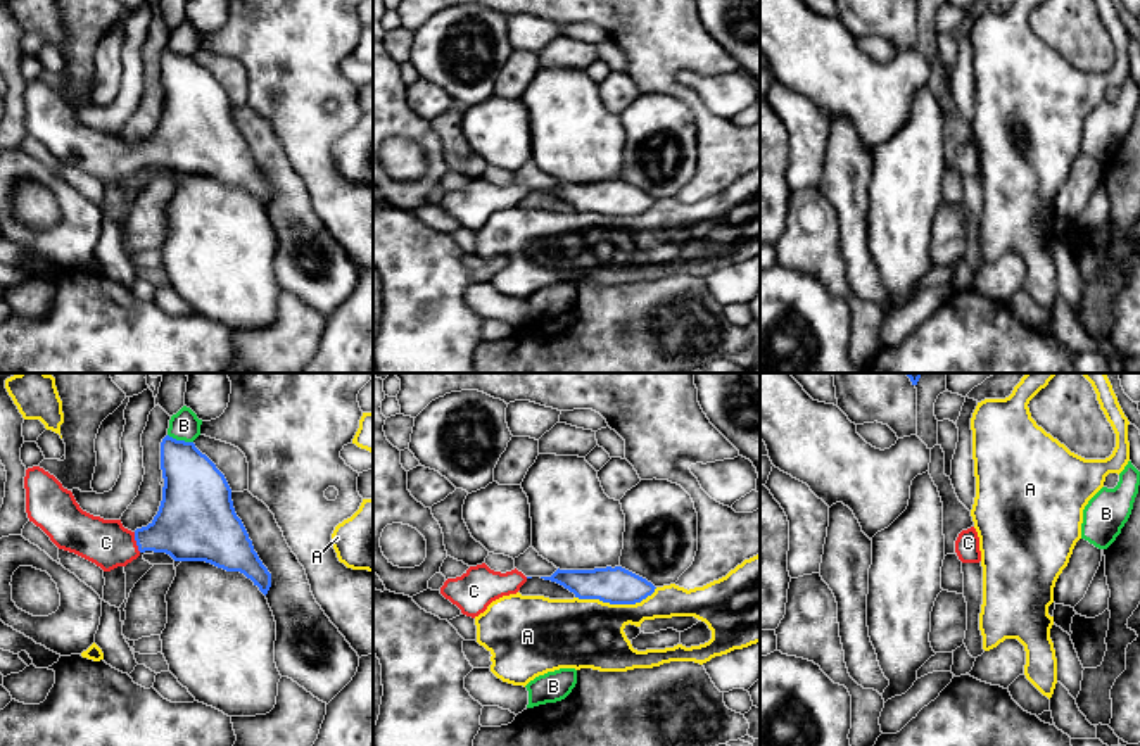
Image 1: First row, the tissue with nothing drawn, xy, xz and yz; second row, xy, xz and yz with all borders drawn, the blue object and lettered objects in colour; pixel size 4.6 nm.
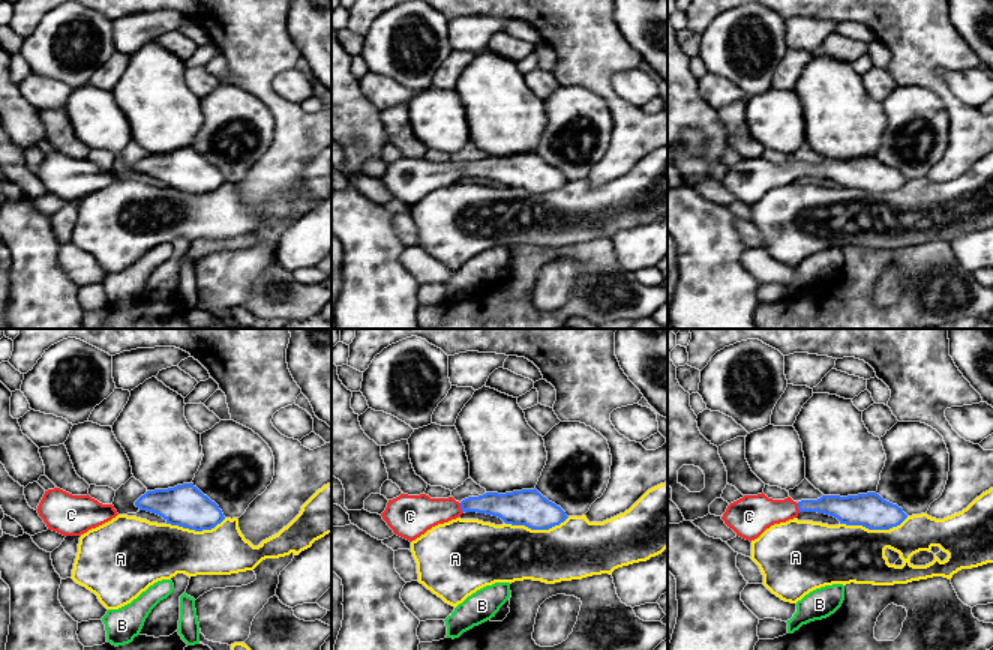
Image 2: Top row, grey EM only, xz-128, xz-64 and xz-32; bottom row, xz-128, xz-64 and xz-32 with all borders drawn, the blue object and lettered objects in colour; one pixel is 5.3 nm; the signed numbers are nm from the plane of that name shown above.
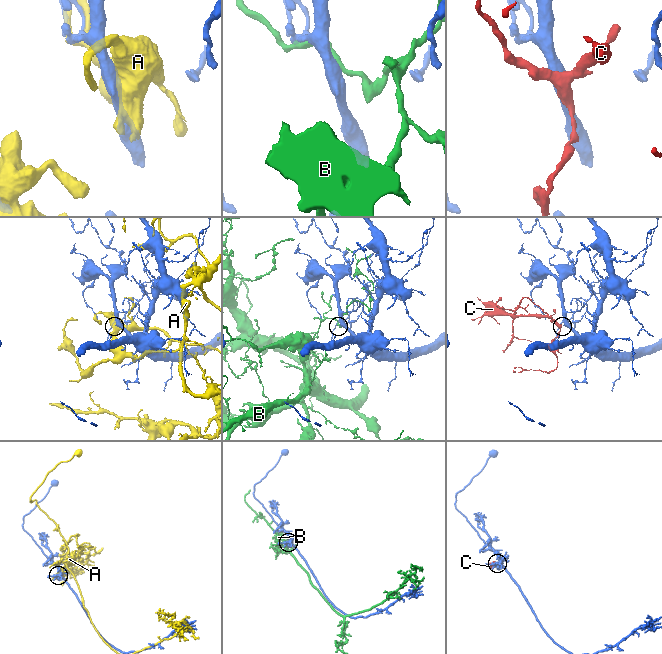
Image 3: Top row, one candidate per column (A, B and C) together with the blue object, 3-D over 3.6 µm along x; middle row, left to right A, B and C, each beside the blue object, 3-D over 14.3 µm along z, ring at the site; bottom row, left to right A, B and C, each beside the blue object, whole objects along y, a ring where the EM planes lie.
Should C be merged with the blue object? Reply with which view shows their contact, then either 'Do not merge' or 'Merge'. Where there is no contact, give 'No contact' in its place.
Touches blue in xy. Merge

